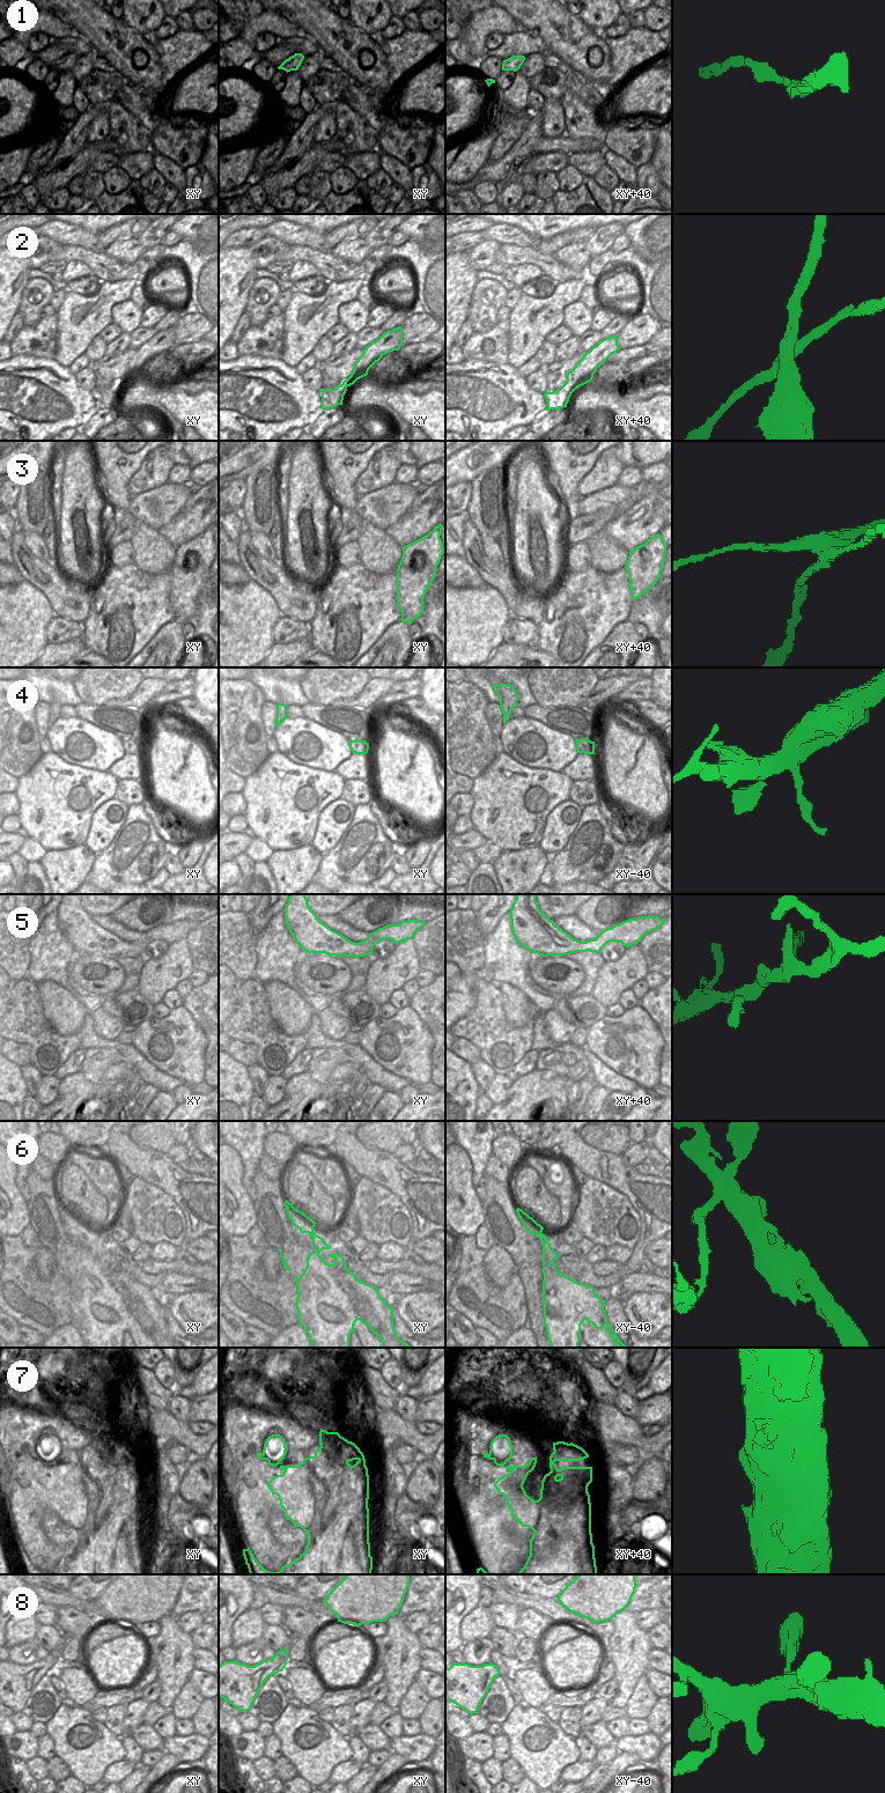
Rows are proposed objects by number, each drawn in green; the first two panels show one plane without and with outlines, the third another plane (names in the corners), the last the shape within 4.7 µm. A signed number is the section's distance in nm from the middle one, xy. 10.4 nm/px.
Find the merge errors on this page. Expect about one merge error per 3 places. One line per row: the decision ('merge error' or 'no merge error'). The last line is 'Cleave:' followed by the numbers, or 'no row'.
1: no merge error
2: merge error
3: merge error
4: no merge error
5: no merge error
6: merge error
7: no merge error
8: no merge error
Cleave: 2, 3, 6

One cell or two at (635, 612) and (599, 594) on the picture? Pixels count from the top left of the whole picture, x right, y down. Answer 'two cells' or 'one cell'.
two cells

